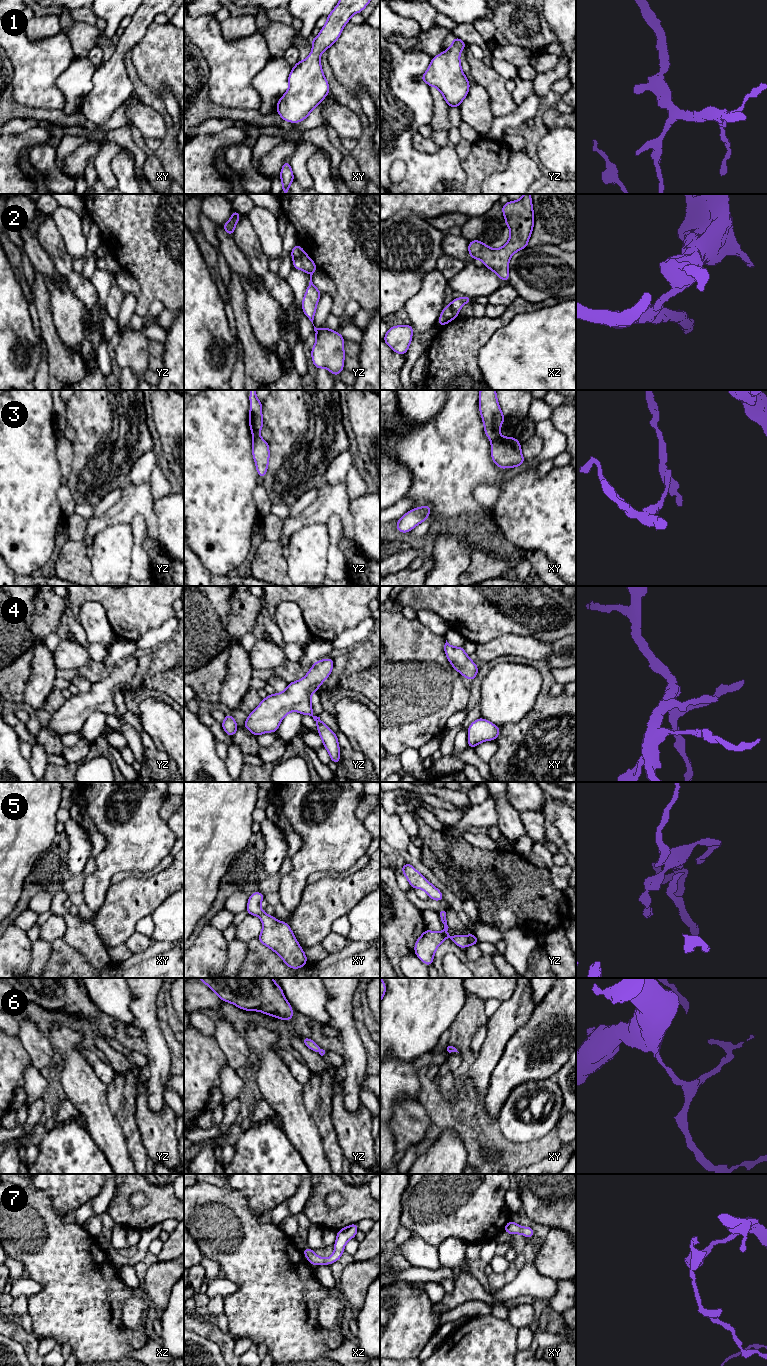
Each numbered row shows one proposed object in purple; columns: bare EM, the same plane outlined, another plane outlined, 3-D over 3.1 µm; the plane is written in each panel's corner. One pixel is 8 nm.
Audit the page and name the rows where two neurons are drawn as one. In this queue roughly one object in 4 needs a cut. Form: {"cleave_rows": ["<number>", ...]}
{"cleave_rows": ["2", "3"]}

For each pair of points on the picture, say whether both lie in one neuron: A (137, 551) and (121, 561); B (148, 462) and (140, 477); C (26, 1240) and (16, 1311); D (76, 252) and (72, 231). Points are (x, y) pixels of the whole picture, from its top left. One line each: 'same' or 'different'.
A: different
B: same
C: different
D: same

